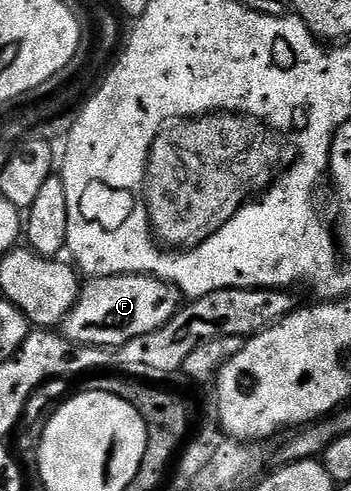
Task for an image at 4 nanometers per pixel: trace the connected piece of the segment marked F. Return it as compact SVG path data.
M123 273L113 277L94 277L80 286L80 294L74 307L64 316L62 332L64 336L85 347L115 347L138 339L150 331L158 331L181 308L182 297L172 286L146 273Z

